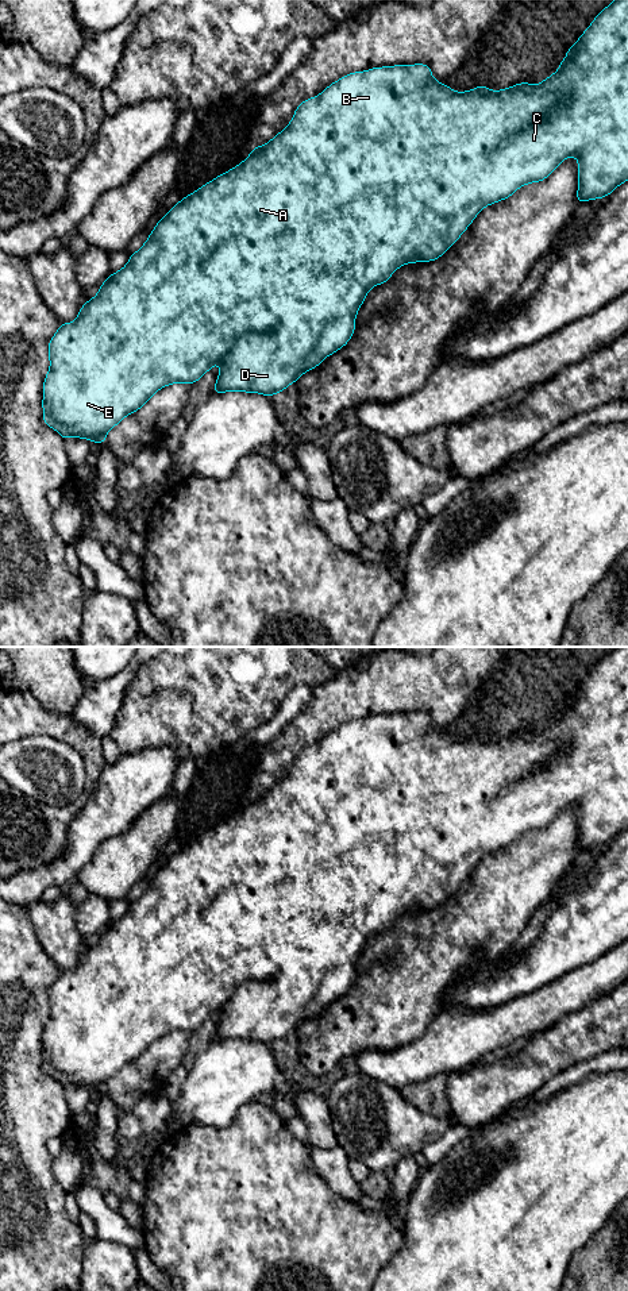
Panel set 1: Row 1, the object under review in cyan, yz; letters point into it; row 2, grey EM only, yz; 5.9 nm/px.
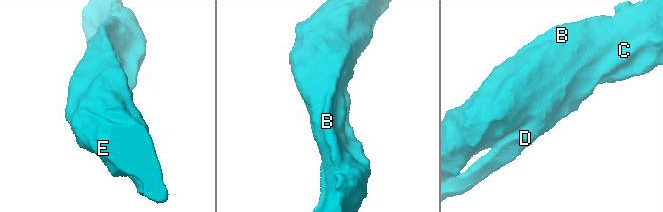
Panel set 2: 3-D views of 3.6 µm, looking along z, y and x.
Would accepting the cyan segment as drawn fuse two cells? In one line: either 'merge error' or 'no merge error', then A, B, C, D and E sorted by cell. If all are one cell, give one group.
no merge error | A B C D E

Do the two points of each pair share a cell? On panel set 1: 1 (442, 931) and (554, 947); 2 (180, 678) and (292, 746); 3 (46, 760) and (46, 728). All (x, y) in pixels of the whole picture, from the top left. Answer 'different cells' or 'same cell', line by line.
1: different cells
2: different cells
3: different cells

